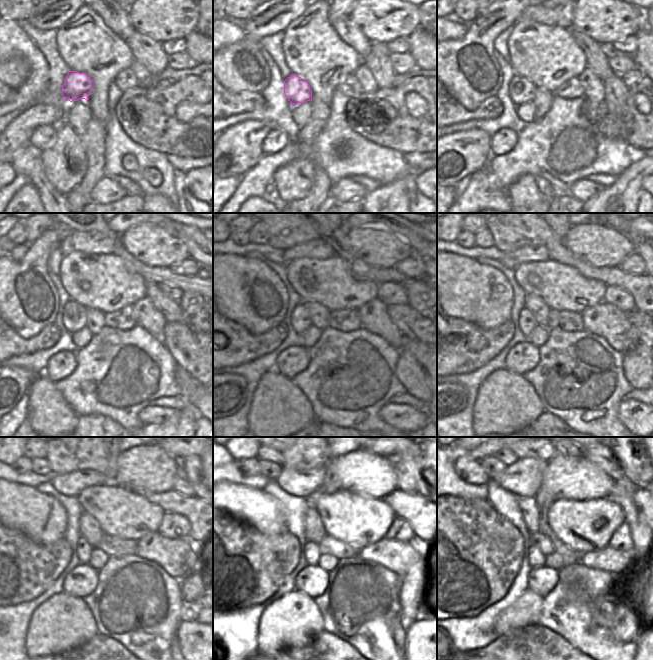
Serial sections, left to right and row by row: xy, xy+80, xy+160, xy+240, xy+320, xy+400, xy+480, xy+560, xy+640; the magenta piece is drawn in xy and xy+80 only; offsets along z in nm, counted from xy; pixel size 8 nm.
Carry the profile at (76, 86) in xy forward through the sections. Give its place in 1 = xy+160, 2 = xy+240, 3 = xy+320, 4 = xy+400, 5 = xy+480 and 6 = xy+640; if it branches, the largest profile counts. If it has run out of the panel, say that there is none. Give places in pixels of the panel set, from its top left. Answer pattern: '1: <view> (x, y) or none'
1: xy+160 (521, 90)
2: xy+240 (73, 314)
3: xy+320 (300, 319)
4: xy+400 (526, 321)
5: xy+480 (83, 549)
6: xy+640 (536, 558)

